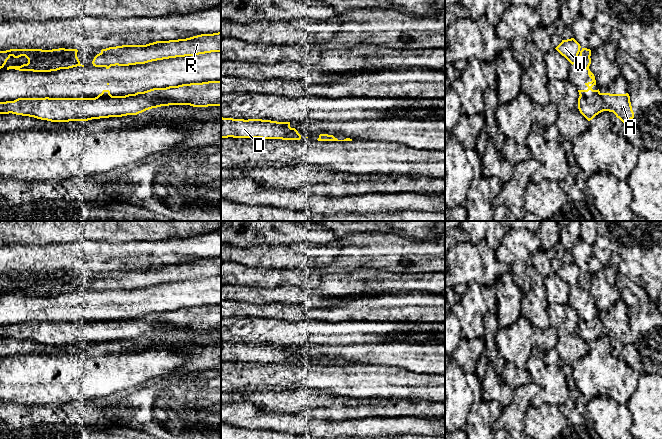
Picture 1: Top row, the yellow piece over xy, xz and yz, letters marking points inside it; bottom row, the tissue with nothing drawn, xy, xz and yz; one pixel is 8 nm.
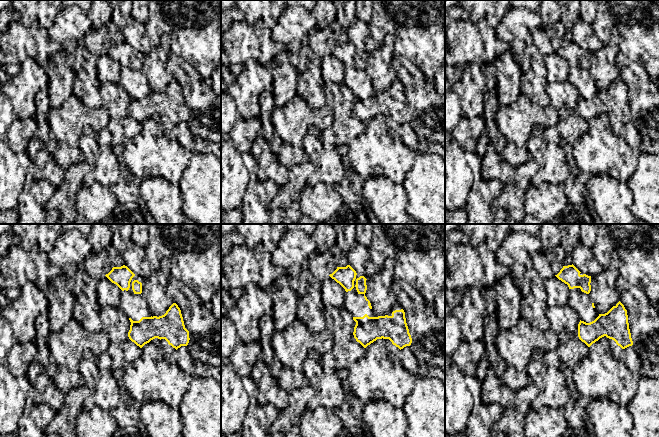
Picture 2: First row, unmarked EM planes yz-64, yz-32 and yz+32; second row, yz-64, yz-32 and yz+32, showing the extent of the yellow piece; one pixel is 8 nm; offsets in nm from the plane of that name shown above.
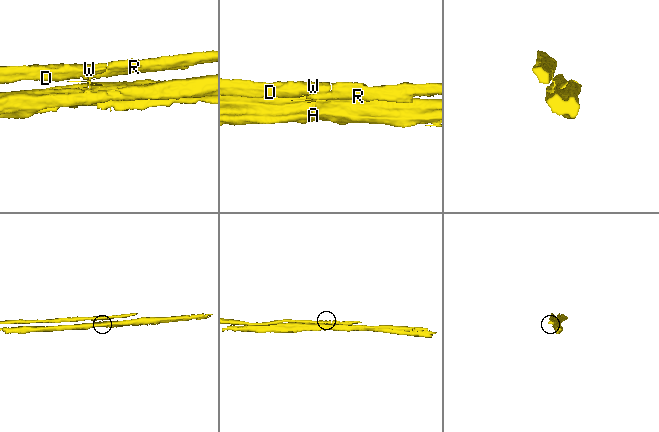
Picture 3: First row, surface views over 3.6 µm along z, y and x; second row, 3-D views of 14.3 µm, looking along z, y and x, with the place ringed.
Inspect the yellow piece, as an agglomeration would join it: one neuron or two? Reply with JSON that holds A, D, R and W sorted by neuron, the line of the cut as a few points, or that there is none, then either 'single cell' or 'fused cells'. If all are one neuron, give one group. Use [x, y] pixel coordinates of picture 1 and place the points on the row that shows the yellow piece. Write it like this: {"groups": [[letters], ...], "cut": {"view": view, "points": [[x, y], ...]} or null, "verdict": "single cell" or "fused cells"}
{"groups": [["A"], ["D", "R", "W"]], "cut": {"view": "yz", "points": [[583, 65], [588, 67]]}, "verdict": "fused cells"}

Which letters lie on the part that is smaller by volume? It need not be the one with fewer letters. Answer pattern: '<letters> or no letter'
D, R, W

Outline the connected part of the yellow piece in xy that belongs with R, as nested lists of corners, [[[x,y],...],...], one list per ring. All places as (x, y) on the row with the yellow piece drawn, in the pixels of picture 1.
[[[221,32],[186,39],[156,41],[146,45],[122,45],[102,49],[92,64],[95,67],[129,66],[152,61],[221,52]]]

